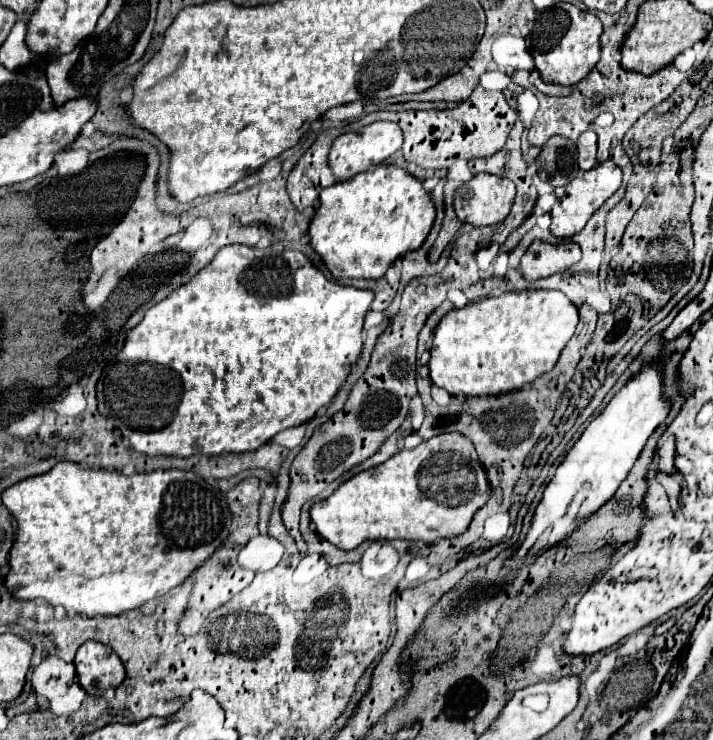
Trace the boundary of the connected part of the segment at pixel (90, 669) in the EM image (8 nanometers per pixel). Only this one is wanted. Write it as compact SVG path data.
M86 641L78 649L74 665L80 685L94 697L102 697L108 687L118 687L126 677L120 657L98 641Z

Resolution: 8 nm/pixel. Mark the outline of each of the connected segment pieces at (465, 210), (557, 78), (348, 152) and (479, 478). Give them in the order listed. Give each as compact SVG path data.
M478 173L454 193L454 211L462 223L474 227L496 225L512 209L516 187L510 179Z
M556 3L544 11L536 11L536 19L530 23L530 31L526 35L526 45L542 81L572 87L584 79L600 59L600 33L600 19L572 3Z
M376 121L372 125L362 127L360 131L350 131L350 133L340 135L330 147L328 165L330 165L330 169L338 181L346 181L346 179L354 177L356 173L362 173L362 171L374 169L376 165L382 165L400 147L402 147L400 127L392 121Z
M448 433L444 437L448 439L448 447L440 447L438 435L430 441L420 443L416 449L402 449L382 465L362 471L342 483L328 499L314 503L310 509L310 519L316 527L316 533L344 551L356 549L364 541L406 539L432 545L440 539L452 539L462 535L468 529L472 515L488 501L490 483L480 461L470 453L462 453L456 447L452 449Z

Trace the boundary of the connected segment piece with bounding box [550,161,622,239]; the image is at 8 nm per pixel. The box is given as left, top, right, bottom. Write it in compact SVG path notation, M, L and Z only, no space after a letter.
M604 161L598 163L596 167L592 167L592 171L584 171L582 175L578 175L576 179L572 179L566 185L566 193L562 199L558 199L558 203L552 207L550 215L552 215L552 225L550 225L550 233L554 237L572 237L574 233L578 233L584 223L592 217L592 213L596 209L600 209L600 205L614 195L614 191L620 187L622 183L622 171L612 163L612 161Z

